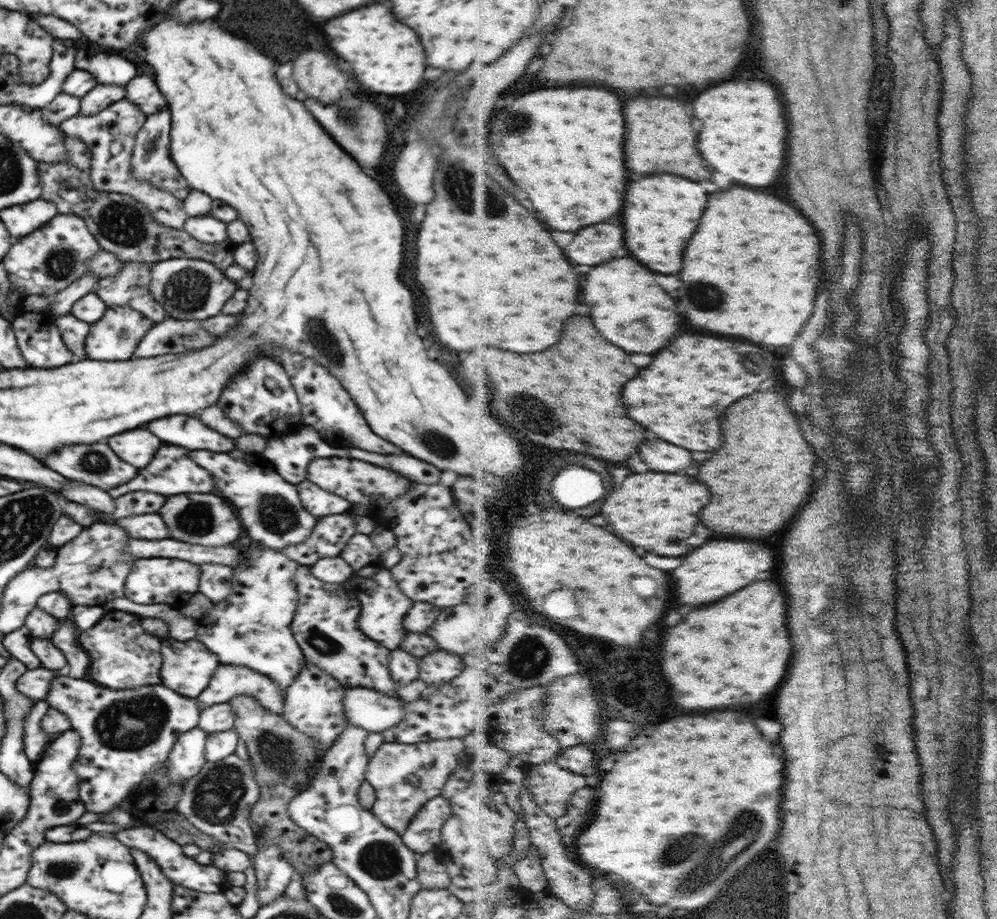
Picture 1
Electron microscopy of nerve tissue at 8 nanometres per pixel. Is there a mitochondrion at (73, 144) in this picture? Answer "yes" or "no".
no

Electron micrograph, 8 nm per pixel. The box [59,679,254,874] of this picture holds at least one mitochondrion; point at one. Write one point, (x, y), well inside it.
(132, 724)

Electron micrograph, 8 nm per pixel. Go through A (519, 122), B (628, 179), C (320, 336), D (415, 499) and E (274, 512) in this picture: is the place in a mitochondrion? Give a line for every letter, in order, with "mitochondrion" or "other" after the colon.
A: mitochondrion
B: other
C: mitochondrion
D: other
E: mitochondrion

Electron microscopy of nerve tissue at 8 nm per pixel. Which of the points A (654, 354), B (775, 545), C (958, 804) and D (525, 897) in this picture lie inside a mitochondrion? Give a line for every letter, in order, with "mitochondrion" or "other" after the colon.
A: other
B: other
C: mitochondrion
D: other

